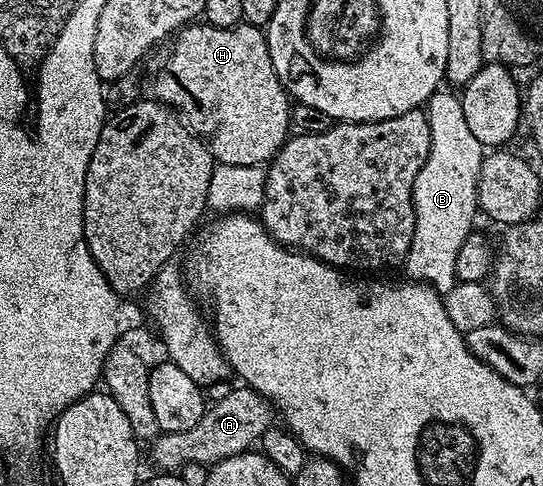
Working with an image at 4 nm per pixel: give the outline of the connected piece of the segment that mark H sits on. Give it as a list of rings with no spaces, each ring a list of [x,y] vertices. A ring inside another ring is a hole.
[[[194,21],[182,27],[176,32],[173,48],[169,51],[169,56],[165,59],[165,64],[161,67],[161,72],[157,75],[157,80],[153,83],[152,94],[158,103],[163,103],[167,107],[172,107],[182,120],[187,124],[194,135],[205,140],[209,152],[213,154],[217,163],[226,163],[227,165],[251,165],[259,167],[268,164],[273,156],[281,150],[286,139],[291,135],[290,108],[291,96],[285,87],[279,81],[275,73],[275,65],[271,65],[271,53],[265,40],[265,31],[260,27],[252,27],[247,22],[239,22],[233,27],[213,27],[210,23],[204,21]]]

